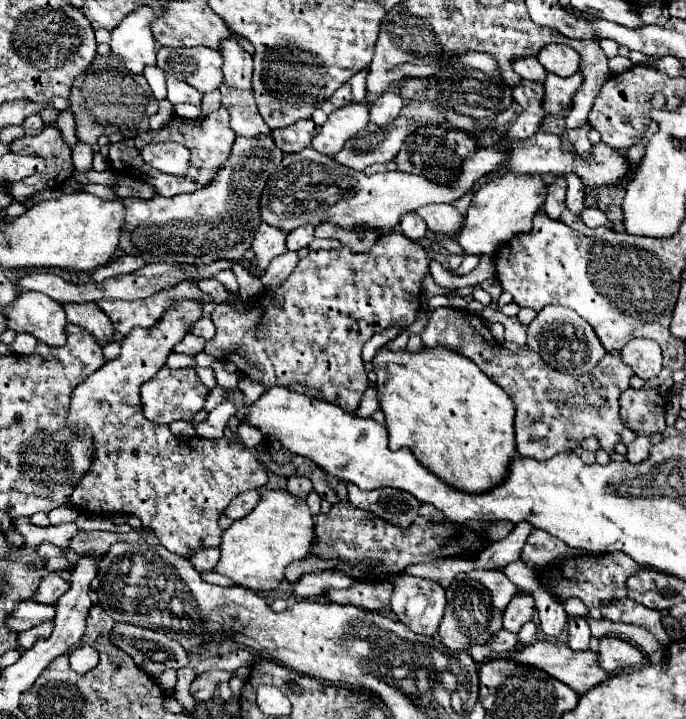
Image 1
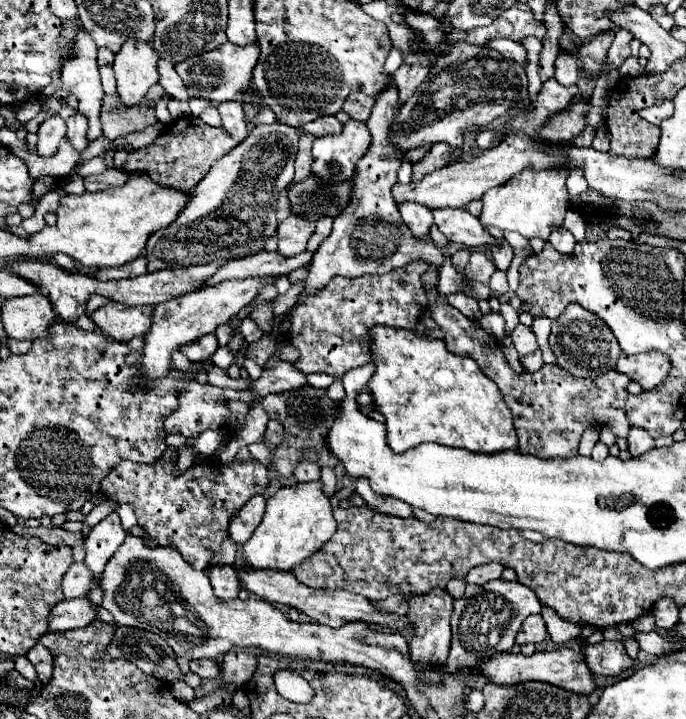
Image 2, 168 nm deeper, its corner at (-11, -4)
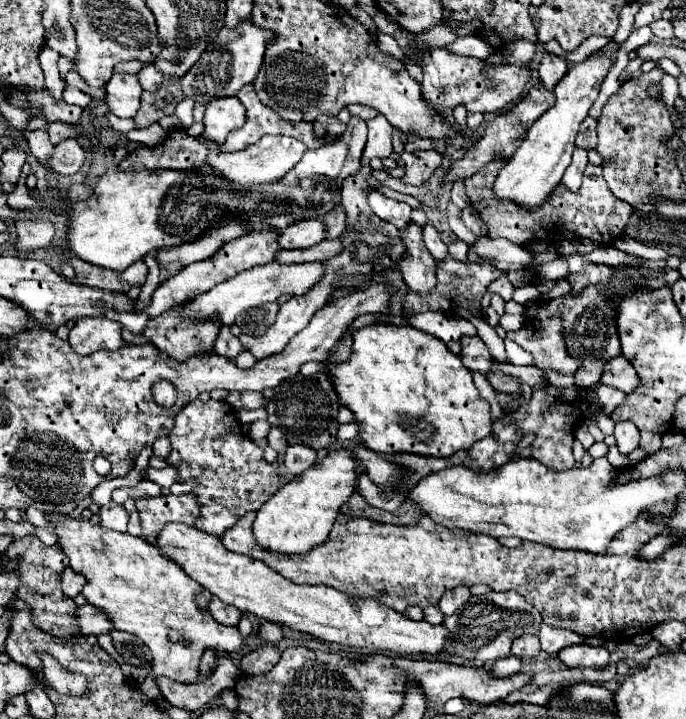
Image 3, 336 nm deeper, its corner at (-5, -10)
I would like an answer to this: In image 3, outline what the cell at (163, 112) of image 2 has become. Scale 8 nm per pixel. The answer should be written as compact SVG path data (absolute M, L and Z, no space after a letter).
M152 123L152 125L146 127L146 129L132 129L132 131L126 135L128 141L140 143L140 145L148 145L148 147L162 143L164 137L166 137L166 131L164 131L158 123Z

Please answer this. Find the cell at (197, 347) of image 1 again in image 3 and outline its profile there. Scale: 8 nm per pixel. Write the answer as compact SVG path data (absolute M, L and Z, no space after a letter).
M174 311L150 319L144 335L168 357L184 363L190 357L204 355L214 345L218 327L214 323L182 323L174 321Z

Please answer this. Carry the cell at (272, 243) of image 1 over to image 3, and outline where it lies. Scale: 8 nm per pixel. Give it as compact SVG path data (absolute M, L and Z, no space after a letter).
M304 219L302 223L292 223L280 229L278 243L282 249L306 249L318 245L324 239L324 229L320 219Z

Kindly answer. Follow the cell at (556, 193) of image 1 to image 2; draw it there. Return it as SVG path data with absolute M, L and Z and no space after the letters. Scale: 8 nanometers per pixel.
M572 169L566 185L568 185L570 197L578 197L580 193L584 193L584 191L588 189L588 185L586 185L586 181L584 181L584 171L582 171L582 169Z

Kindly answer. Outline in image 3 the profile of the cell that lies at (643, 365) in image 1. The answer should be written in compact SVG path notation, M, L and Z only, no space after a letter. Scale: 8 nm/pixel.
M618 355L604 365L602 383L616 387L624 393L632 393L634 389L640 387L640 377L628 359L624 355Z

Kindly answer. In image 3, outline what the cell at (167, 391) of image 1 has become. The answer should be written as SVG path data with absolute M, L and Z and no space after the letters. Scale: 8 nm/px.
M194 399L194 401L190 401L188 405L184 405L182 409L180 409L180 413L176 415L176 419L174 419L174 427L172 427L172 431L170 431L170 435L168 435L168 439L170 439L170 445L172 445L172 451L170 451L170 455L166 457L166 461L168 463L172 463L172 465L178 465L178 481L188 481L190 477L196 477L198 479L198 487L194 489L194 493L196 493L196 497L198 497L198 503L202 505L202 509L200 509L200 519L196 521L196 527L198 529L202 529L202 531L206 531L206 533L210 533L210 535L222 535L226 529L230 529L246 511L258 511L260 509L260 505L266 501L266 499L270 499L270 493L276 493L276 489L278 489L278 473L276 473L276 469L274 469L274 465L268 465L262 457L264 457L264 451L250 439L250 437L246 437L244 439L244 435L242 435L242 429L240 429L240 423L238 423L238 419L236 419L236 411L228 405L228 403L224 403L224 401L214 401L214 399L210 399L210 401L200 401L200 399Z

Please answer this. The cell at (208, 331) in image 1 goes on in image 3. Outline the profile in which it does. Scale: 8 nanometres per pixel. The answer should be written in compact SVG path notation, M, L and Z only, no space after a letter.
M222 327L220 333L218 333L218 339L214 343L214 351L222 357L228 357L228 359L234 359L240 351L242 351L242 345L238 341L238 337L232 335L230 327Z

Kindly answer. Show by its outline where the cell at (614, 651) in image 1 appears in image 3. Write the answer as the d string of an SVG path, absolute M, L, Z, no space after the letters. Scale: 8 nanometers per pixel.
M570 645L558 653L558 657L566 663L566 667L590 667L604 669L610 665L610 651L606 647L592 645Z

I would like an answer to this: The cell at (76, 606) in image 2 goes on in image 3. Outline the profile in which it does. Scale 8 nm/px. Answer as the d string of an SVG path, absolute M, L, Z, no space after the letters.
M88 603L86 605L80 605L76 609L76 625L80 629L80 633L84 635L100 635L100 633L110 633L112 631L112 623L110 619L98 611L96 607L90 607Z

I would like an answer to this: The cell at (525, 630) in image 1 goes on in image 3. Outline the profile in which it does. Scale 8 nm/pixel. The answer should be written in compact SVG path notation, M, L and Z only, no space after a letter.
M510 655L510 657L506 657L506 659L496 661L496 663L492 665L492 673L494 673L494 675L514 675L514 673L518 673L518 671L522 669L522 665L524 665L522 659Z

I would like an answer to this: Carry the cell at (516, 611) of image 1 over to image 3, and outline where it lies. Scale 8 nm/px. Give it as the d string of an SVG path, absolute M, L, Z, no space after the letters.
M522 635L512 643L512 655L520 659L532 659L540 655L540 641L538 635Z

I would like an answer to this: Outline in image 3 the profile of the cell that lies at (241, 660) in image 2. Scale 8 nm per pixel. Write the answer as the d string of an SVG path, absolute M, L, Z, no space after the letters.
M260 645L258 649L250 651L248 655L244 655L240 659L240 671L244 675L262 675L262 673L268 673L274 663L278 663L280 659L280 651L272 645Z

